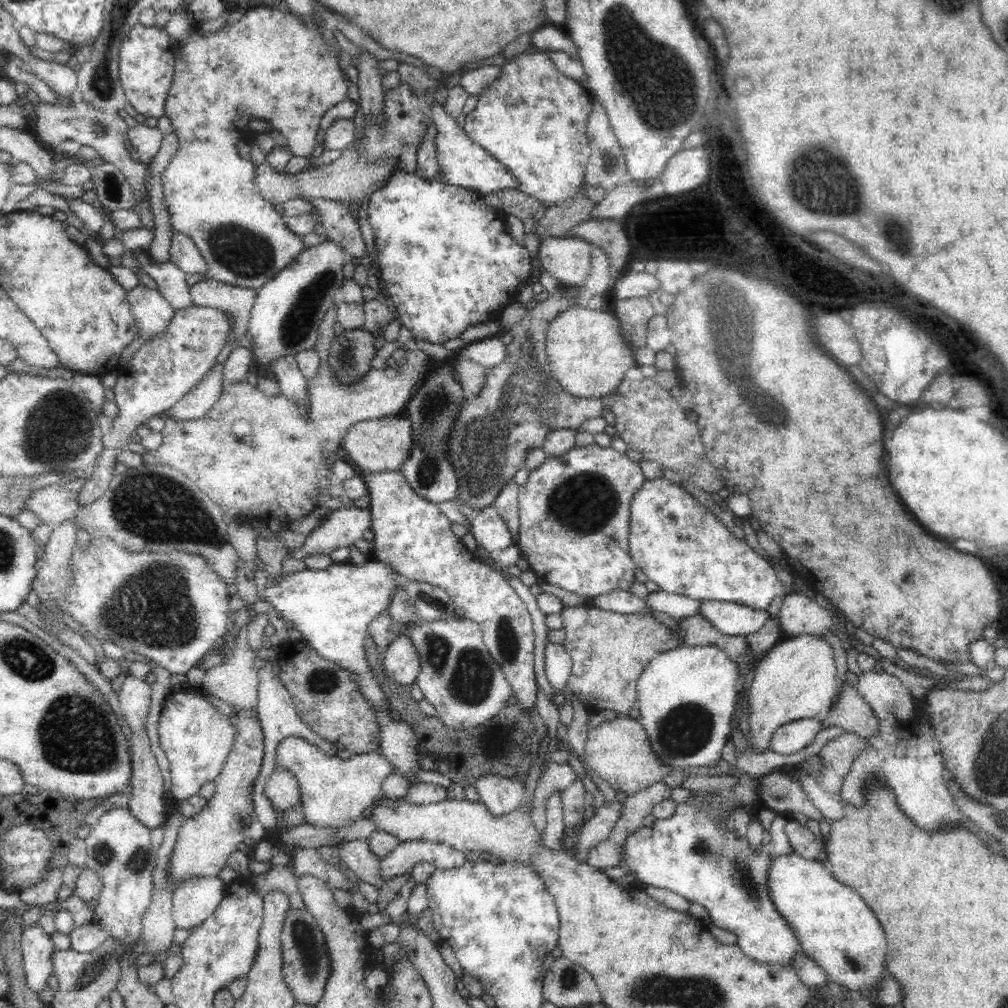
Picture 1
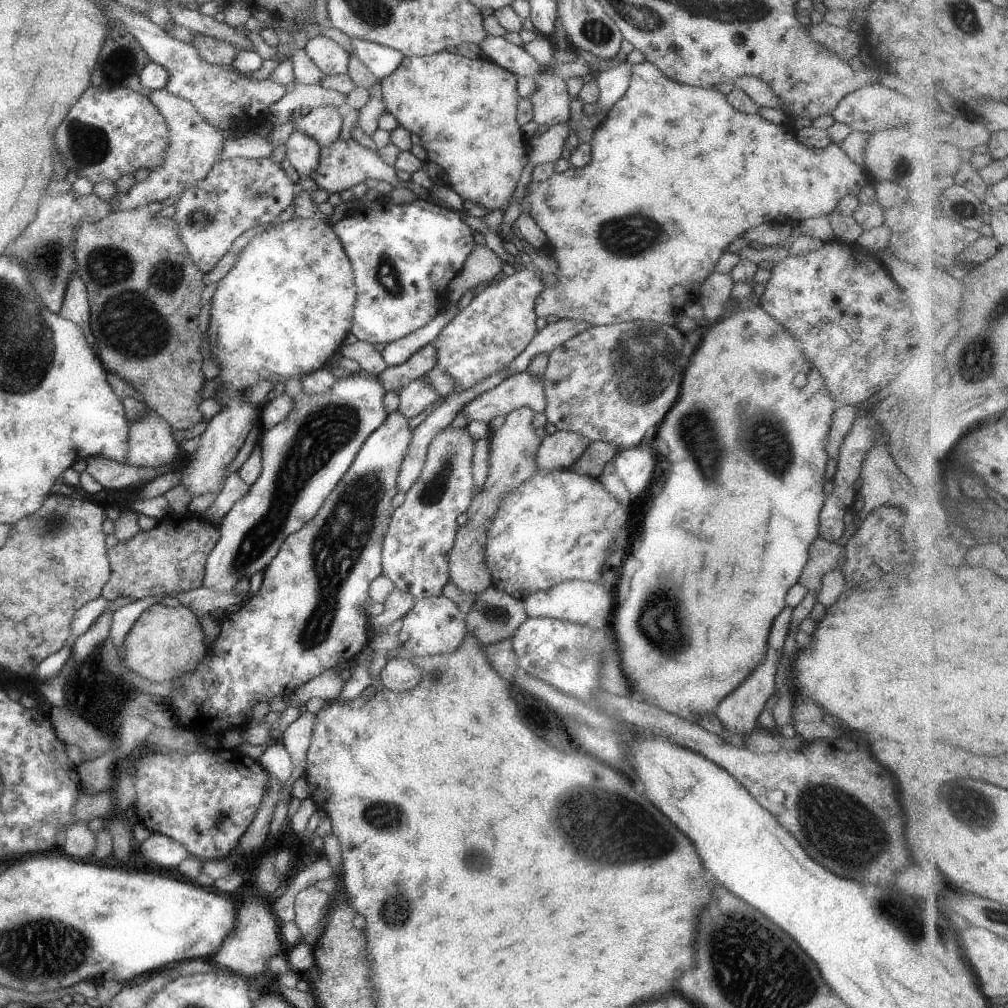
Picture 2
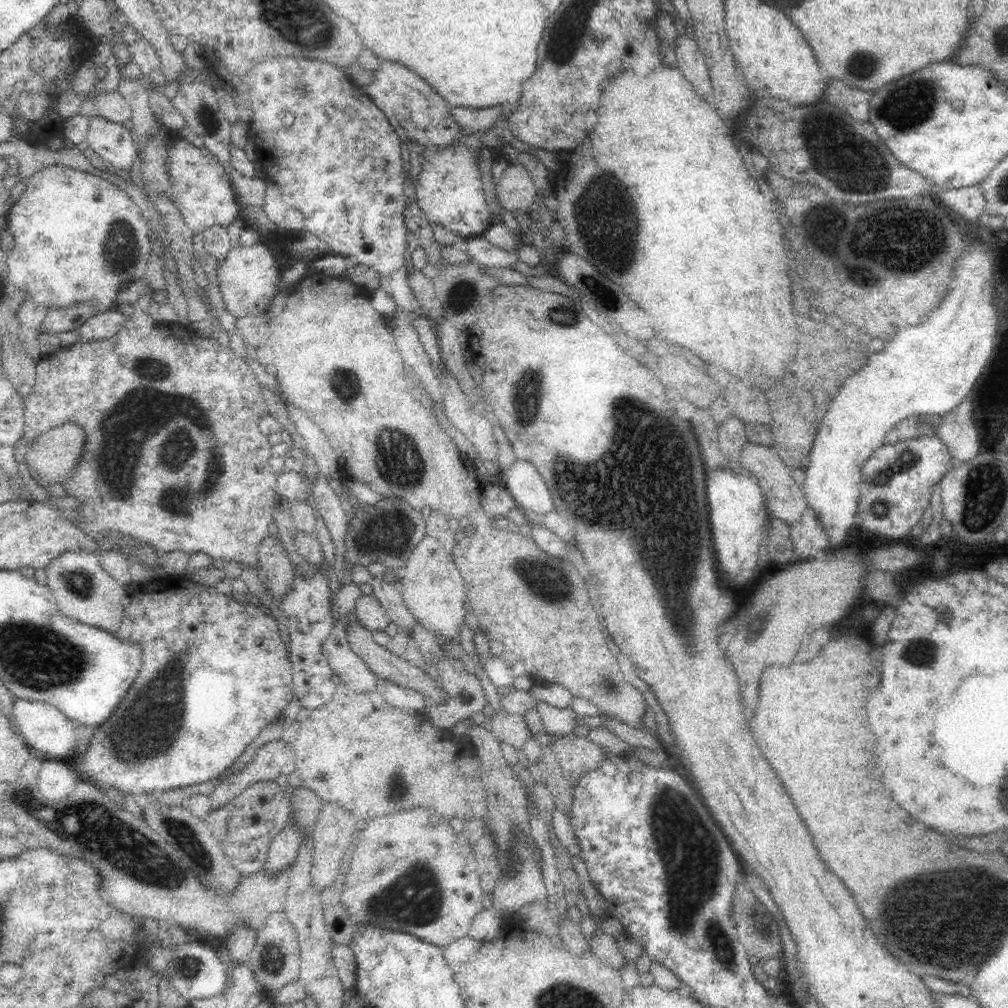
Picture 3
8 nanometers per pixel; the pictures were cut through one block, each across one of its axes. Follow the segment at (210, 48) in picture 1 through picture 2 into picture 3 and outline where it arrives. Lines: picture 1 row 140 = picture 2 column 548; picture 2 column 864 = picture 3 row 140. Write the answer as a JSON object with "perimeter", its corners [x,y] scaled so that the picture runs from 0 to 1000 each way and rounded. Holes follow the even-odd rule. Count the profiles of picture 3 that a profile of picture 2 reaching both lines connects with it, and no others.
{"perimeter":[[[184,138],[175,139],[168,145],[166,164],[170,196],[190,231],[215,223],[225,226],[235,212],[243,211],[232,193],[231,184],[223,167],[206,148],[195,147]]]}

